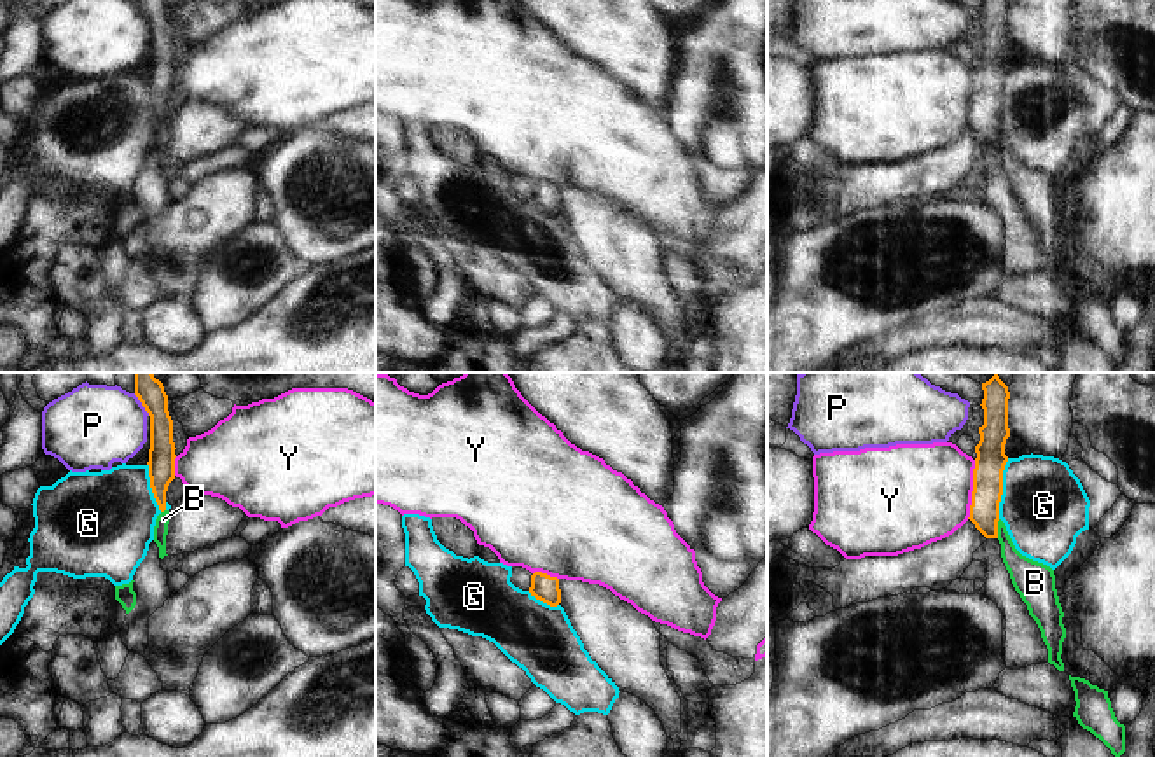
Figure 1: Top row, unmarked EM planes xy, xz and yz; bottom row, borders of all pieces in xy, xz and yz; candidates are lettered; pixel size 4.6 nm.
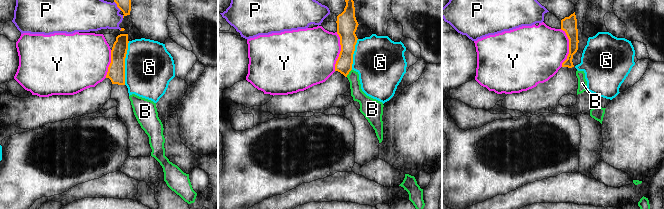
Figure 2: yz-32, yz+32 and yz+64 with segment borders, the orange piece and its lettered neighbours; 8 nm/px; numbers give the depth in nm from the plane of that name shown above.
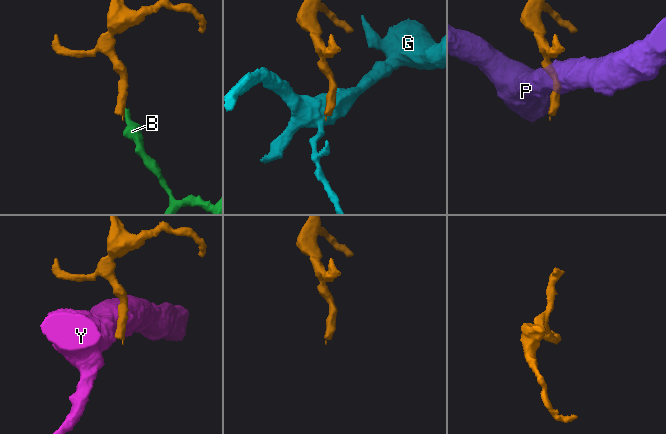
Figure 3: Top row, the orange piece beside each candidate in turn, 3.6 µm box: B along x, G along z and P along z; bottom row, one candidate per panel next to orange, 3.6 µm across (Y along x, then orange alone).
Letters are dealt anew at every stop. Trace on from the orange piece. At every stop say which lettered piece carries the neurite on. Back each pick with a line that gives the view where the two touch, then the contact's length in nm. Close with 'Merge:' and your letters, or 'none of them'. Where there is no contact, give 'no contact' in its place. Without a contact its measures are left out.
Merge: none of them

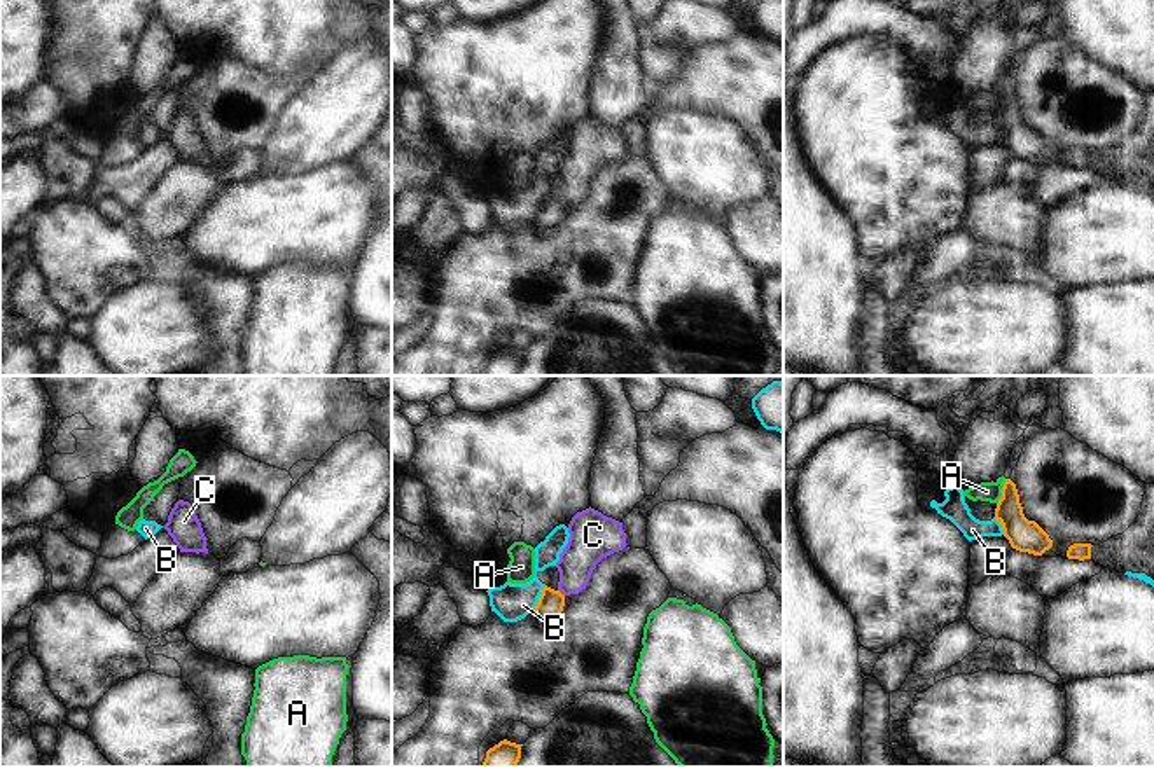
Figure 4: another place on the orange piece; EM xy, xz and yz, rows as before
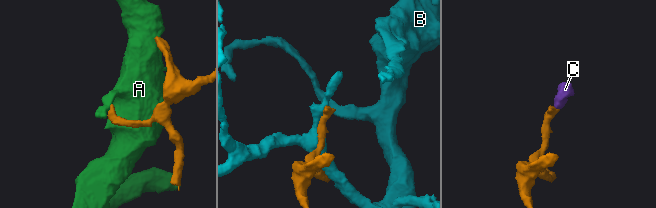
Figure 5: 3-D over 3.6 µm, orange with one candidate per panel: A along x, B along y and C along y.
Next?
C: xz | 50 nm
Merge: C

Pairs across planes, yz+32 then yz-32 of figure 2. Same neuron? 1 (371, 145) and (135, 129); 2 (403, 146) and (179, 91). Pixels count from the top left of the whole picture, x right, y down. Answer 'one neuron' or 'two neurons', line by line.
1: one neuron
2: two neurons

